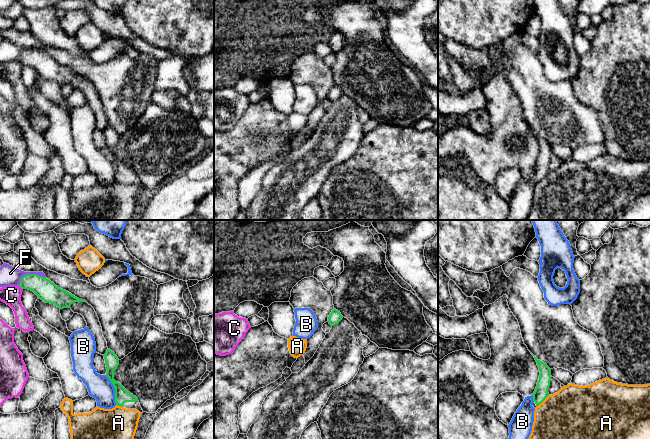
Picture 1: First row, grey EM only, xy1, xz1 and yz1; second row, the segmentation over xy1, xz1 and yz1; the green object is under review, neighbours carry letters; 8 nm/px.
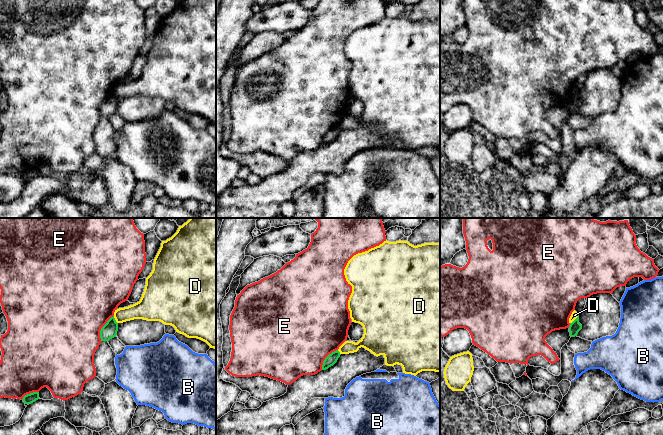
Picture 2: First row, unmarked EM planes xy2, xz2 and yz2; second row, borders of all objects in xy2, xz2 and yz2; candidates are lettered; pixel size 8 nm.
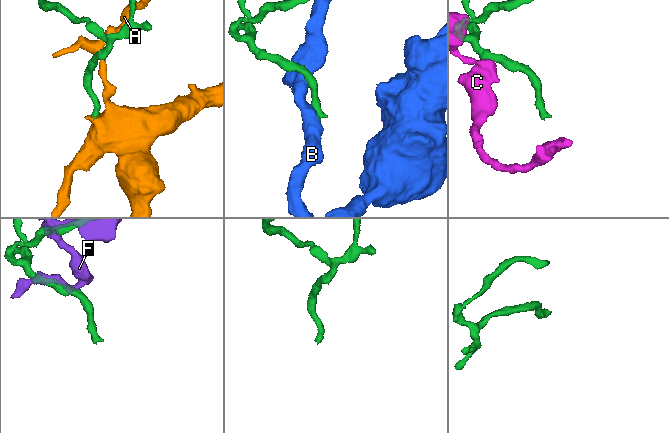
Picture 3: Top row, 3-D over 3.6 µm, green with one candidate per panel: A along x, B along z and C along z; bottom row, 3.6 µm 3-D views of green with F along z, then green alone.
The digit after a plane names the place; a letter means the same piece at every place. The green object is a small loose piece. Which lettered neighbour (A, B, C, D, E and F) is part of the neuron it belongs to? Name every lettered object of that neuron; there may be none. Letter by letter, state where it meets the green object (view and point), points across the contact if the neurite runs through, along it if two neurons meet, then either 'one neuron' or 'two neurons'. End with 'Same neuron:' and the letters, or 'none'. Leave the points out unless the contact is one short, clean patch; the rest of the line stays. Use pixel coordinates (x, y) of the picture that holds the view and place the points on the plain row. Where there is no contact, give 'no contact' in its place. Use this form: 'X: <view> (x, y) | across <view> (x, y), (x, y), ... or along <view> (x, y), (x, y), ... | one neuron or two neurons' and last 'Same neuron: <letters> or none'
A: yz1 (543, 176) | along yz1 (549, 171), (537, 182) | two neurons
B: xy1 (115, 166) | two neurons
C: xy1 (20, 62) | along xy1 (19, 61), (22, 65) | two neurons
D: yz2 (575, 95) | along yz2 (578, 90), (570, 99) | two neurons
E: xy2 (101, 104) | two neurons
F: xy1 (29, 50) | two neurons
Same neuron: none

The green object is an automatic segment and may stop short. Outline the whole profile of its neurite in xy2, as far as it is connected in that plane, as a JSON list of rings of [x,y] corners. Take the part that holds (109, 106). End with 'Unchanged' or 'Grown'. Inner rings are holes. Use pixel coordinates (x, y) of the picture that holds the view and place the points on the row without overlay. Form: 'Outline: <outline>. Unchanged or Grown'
Outline: [[[113,92],[107,97],[107,99],[100,106],[101,117],[109,117],[110,115],[116,113],[117,107],[118,107],[118,99],[116,98]]]. Unchanged

